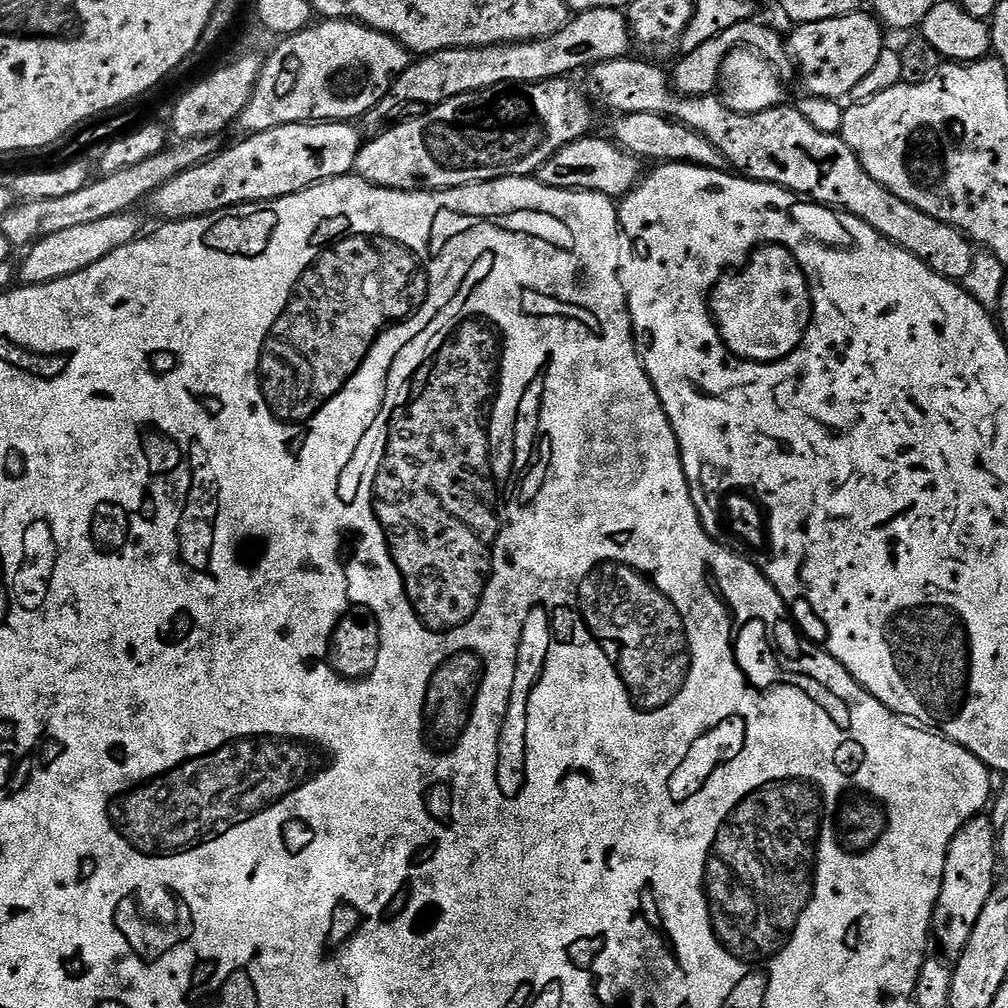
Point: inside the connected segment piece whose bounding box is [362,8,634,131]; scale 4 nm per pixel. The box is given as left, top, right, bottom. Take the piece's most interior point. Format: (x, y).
(590, 37)

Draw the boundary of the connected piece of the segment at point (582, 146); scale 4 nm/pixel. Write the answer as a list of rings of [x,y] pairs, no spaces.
[[[589,134],[582,140],[570,142],[540,168],[540,183],[548,188],[571,188],[577,192],[597,192],[613,198],[627,196],[641,179],[641,161],[631,152],[625,152],[619,144],[608,140],[599,140],[596,134]]]

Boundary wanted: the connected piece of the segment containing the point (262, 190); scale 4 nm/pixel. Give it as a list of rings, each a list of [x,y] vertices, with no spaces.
[[[309,122],[287,124],[271,128],[265,132],[254,132],[243,137],[241,144],[233,148],[225,147],[211,160],[202,162],[166,182],[150,197],[150,205],[164,222],[189,220],[195,216],[208,216],[211,212],[221,212],[239,204],[254,204],[257,200],[277,200],[295,192],[309,188],[311,184],[321,184],[323,180],[333,180],[347,176],[356,167],[356,156],[360,153],[362,137],[348,122]]]

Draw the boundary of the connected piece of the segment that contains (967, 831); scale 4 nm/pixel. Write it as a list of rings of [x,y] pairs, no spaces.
[[[978,815],[960,828],[947,850],[946,866],[943,867],[942,890],[932,916],[932,936],[942,950],[941,955],[955,962],[965,949],[970,934],[978,922],[983,906],[996,885],[994,870],[998,865],[996,829],[985,815]]]

